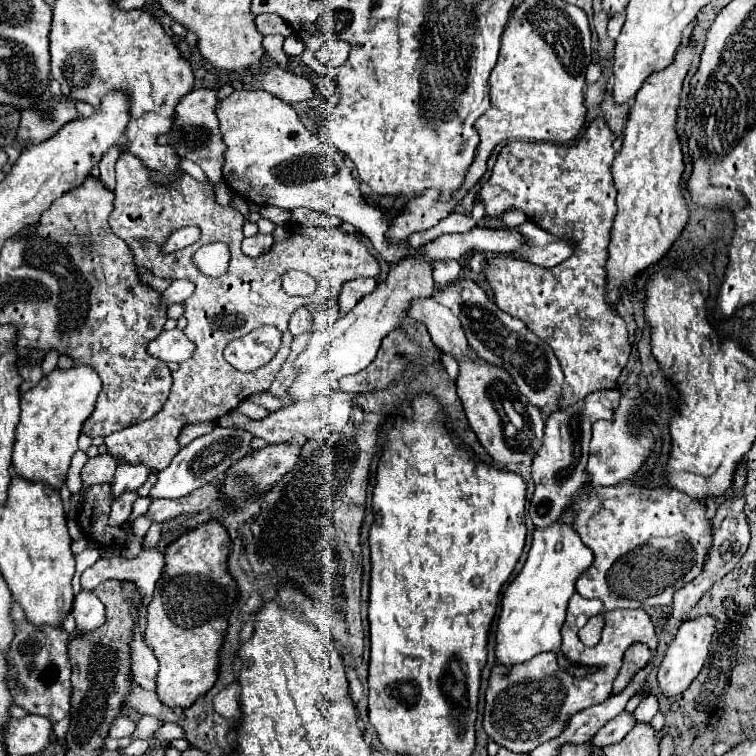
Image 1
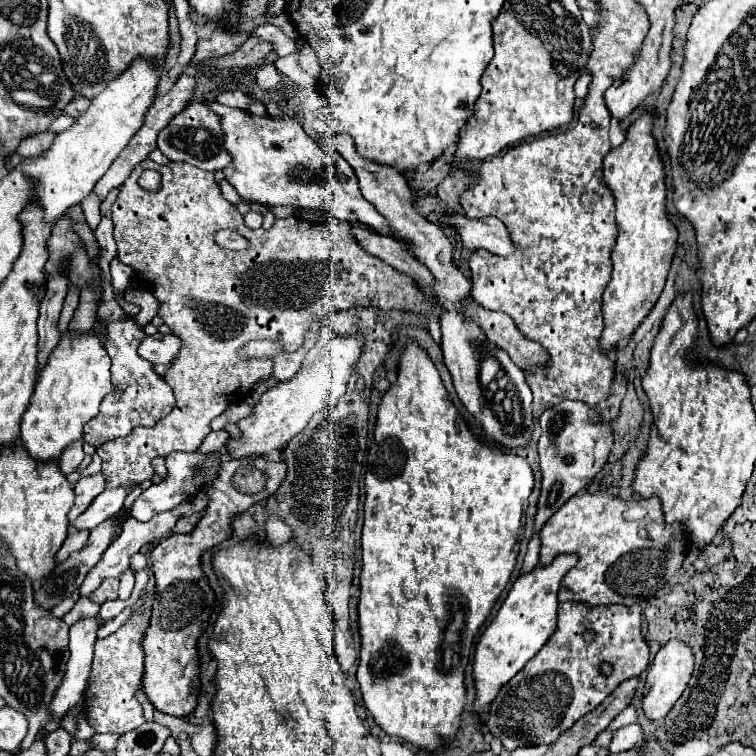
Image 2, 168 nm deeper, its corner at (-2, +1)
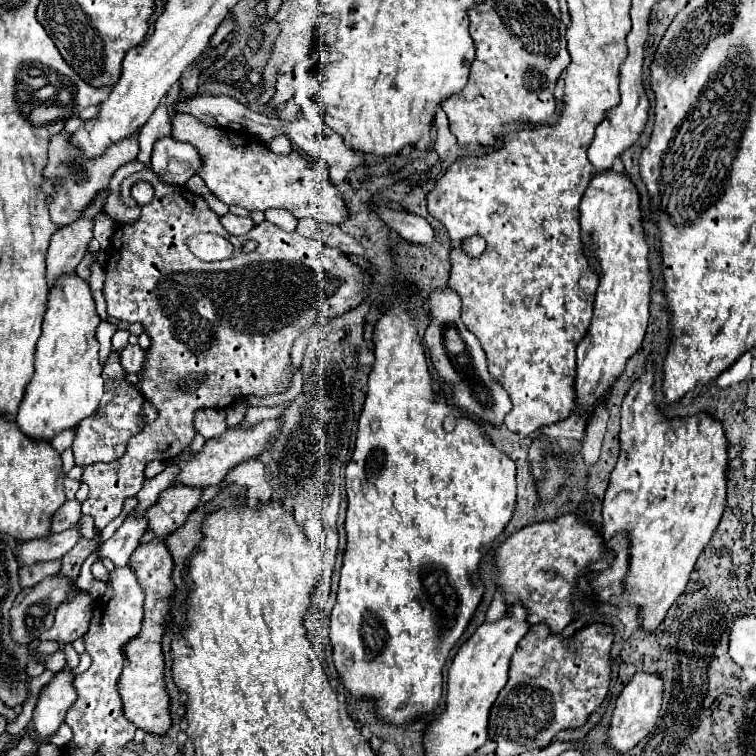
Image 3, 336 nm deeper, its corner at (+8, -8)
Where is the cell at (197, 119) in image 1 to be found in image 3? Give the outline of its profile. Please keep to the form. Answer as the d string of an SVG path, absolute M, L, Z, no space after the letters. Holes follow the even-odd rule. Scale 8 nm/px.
M164 137L154 143L152 171L172 185L184 185L202 165L200 153L188 143L180 143L174 137Z

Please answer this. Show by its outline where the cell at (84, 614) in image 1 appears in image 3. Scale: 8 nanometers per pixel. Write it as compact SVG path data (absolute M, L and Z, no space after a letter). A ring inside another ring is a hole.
M64 667L62 671L54 673L54 679L46 683L38 695L38 703L32 715L30 725L34 727L36 739L34 745L46 745L50 737L58 731L60 723L66 717L66 711L76 701L76 689L74 689L74 669Z

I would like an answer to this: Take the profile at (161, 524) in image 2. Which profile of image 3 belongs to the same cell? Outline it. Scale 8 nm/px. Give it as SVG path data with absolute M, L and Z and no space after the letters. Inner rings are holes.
M78 591L70 601L56 609L56 621L52 629L44 631L40 639L54 639L62 643L72 643L76 637L88 631L88 621L92 617L92 597L86 591Z

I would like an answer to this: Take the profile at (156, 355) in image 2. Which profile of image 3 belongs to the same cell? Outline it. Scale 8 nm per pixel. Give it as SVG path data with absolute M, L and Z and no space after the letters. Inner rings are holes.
M128 345L120 353L120 363L126 373L140 373L144 361L146 361L146 351L140 345Z

